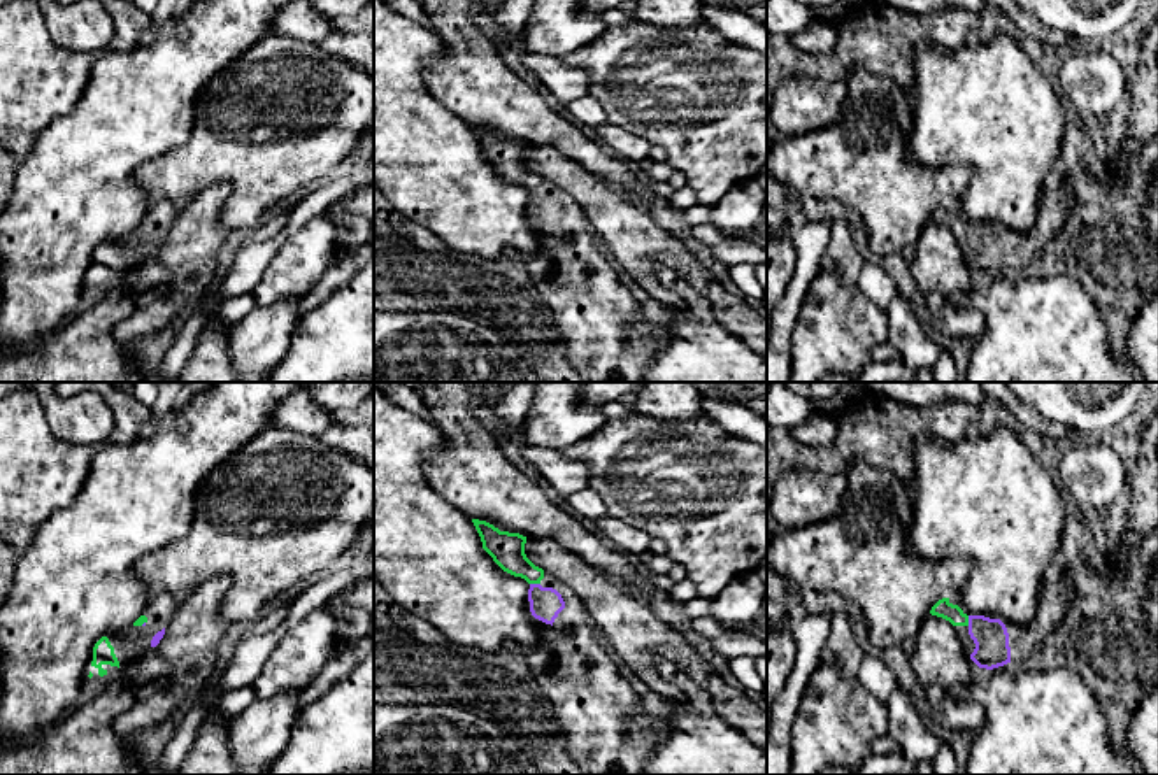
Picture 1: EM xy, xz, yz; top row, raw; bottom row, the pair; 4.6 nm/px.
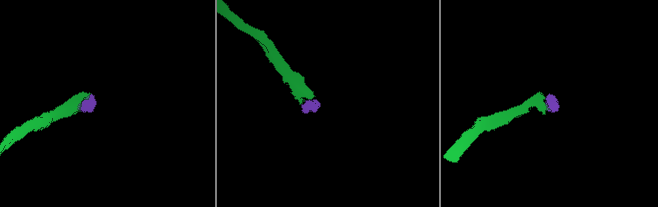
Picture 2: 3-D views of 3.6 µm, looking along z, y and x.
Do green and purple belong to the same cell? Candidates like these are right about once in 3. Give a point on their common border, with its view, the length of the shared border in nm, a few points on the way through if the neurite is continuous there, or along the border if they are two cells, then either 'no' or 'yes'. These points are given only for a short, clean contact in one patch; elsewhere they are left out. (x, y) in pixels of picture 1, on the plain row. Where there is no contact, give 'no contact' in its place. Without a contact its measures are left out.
contact xz (536, 190); length 50 nm; yes

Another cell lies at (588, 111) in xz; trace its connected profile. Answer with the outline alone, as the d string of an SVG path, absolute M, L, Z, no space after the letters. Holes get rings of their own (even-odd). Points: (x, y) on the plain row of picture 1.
M591 95L567 105L574 117L591 128L609 123L607 112Z

